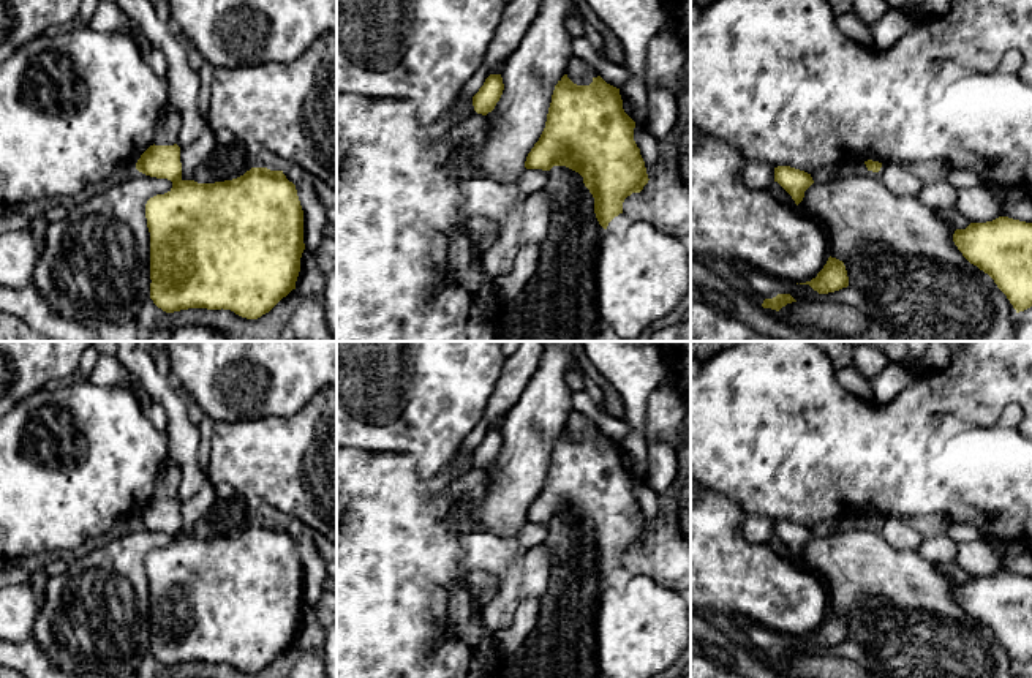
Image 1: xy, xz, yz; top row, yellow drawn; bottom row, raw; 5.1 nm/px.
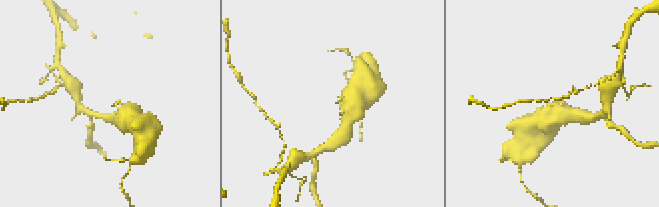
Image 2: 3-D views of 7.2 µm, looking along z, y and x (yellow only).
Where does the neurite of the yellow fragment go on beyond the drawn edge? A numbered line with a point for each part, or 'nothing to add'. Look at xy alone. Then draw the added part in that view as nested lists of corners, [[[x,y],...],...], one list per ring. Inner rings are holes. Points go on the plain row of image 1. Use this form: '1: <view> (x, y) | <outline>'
nothing to add

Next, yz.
nothing to add

